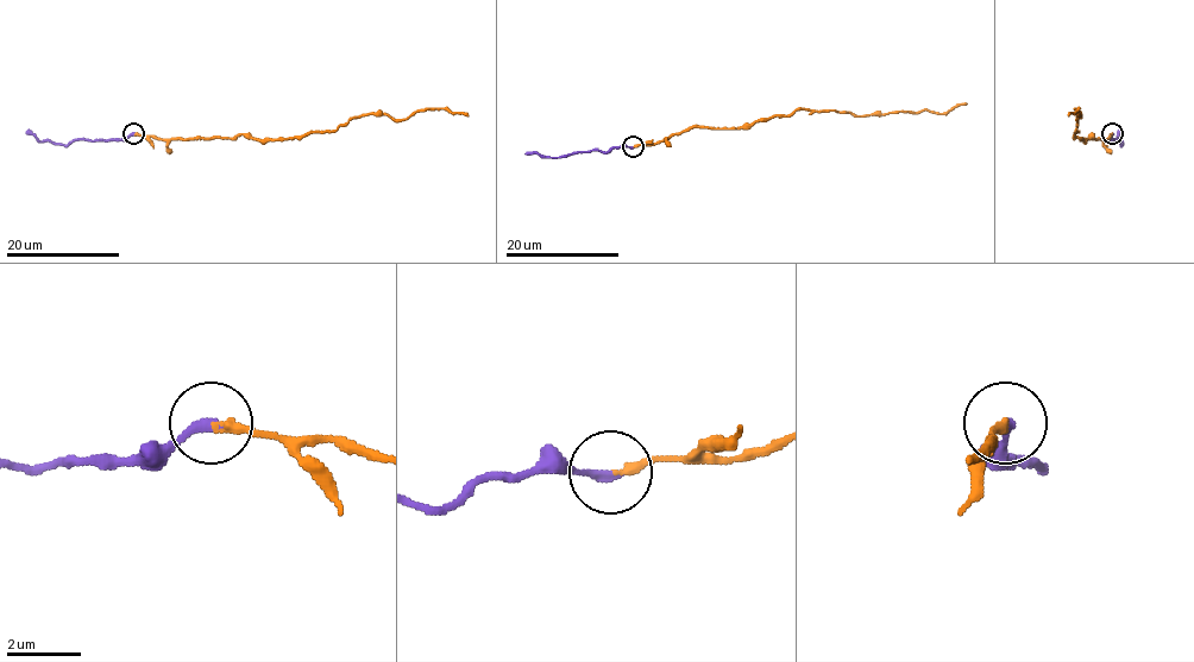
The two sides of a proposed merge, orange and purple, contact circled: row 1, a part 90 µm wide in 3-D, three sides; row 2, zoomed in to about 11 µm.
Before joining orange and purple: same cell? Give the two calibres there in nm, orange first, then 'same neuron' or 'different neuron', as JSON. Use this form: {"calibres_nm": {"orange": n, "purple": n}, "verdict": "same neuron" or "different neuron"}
{"calibres_nm": {"orange": 220, "purple": 280}, "verdict": "same neuron"}

